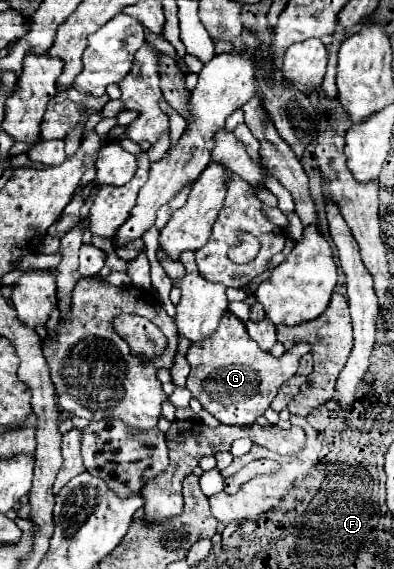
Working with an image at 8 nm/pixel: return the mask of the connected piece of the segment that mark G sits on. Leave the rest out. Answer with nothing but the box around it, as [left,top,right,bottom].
[185,312,311,424]

